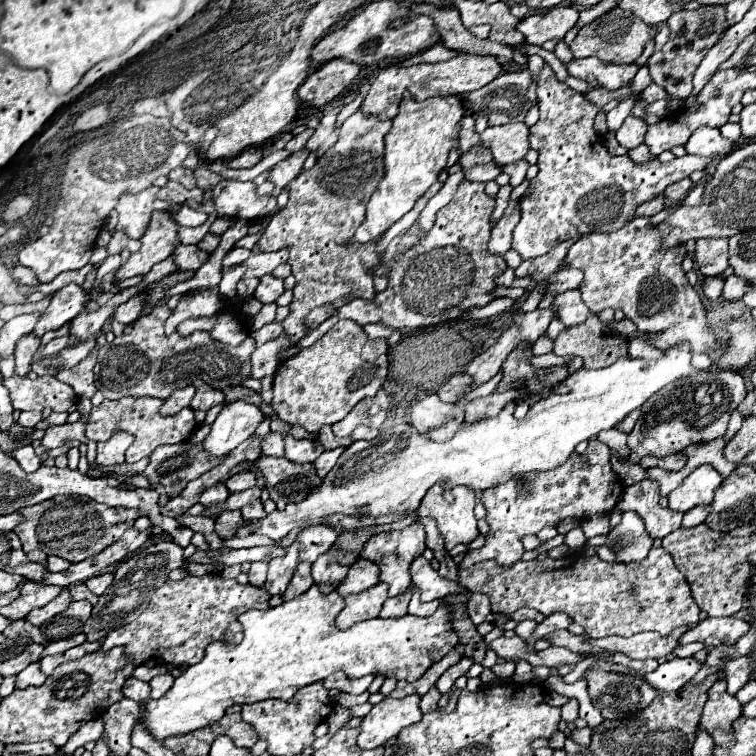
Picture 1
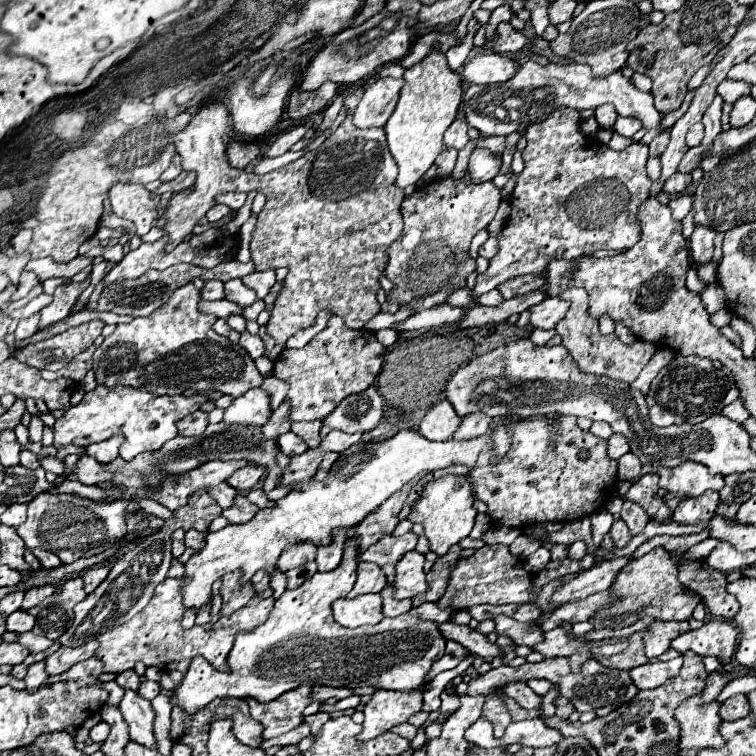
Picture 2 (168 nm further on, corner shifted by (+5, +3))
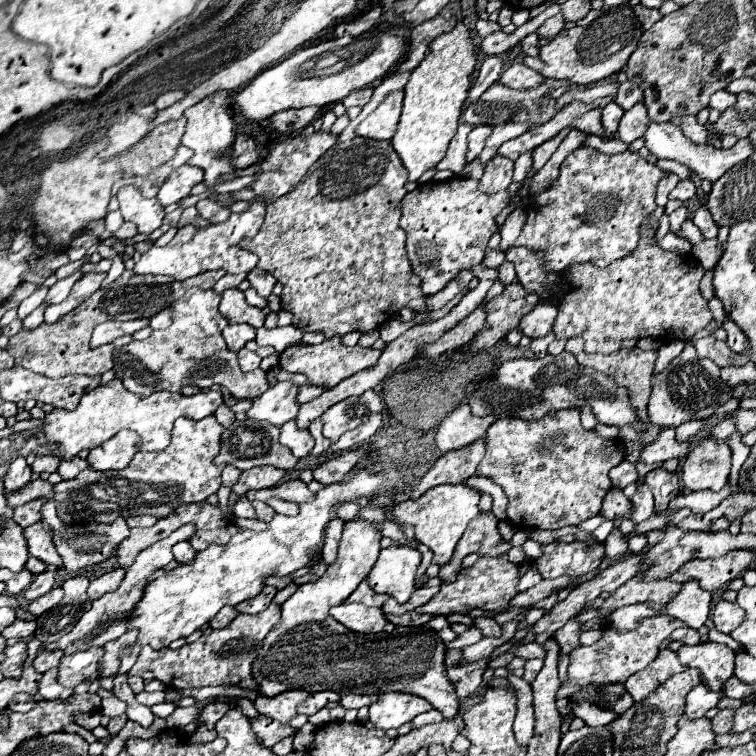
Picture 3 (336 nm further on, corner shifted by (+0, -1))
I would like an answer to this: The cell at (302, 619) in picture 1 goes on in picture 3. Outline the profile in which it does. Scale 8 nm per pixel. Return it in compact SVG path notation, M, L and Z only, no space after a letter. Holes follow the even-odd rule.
M396 492L380 494L370 500L368 506L360 508L358 516L350 522L346 522L340 548L338 548L338 558L336 564L330 564L328 570L324 572L322 578L316 582L308 582L298 586L298 590L282 604L282 616L280 622L268 632L268 636L262 642L262 648L258 652L256 662L252 664L252 674L254 680L260 684L260 692L264 696L276 696L280 692L292 690L292 688L302 688L306 692L318 692L318 690L334 690L334 692L352 692L354 694L380 694L380 692L408 692L416 694L420 698L426 698L446 720L452 720L458 714L460 700L456 696L454 684L448 680L444 672L444 654L446 646L436 636L436 632L428 628L416 628L416 626L398 626L394 628L392 634L356 634L336 622L330 616L330 608L344 602L354 588L368 576L372 566L378 560L378 546L382 540L380 534L380 524L386 520L386 512L394 502Z

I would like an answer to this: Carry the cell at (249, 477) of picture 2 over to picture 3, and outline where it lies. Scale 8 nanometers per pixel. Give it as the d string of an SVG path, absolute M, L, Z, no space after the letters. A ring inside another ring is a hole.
M260 466L260 468L250 468L246 472L242 472L238 484L232 488L234 494L242 496L248 490L260 490L260 488L270 488L282 482L284 478L284 470L278 470L274 466Z

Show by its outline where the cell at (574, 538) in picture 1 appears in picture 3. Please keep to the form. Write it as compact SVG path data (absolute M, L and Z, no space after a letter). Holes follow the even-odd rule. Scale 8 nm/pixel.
M480 512L480 516L476 516L476 520L468 524L468 532L464 532L464 536L460 538L450 564L440 568L440 578L444 580L444 584L456 580L456 572L464 556L472 552L484 554L484 556L500 556L502 552L510 550L512 544L502 544L500 540L498 521L492 512Z

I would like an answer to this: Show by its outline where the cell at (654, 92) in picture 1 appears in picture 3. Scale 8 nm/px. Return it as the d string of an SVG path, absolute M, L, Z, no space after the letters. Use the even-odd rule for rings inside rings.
M626 80L626 82L622 82L622 84L620 84L618 94L616 94L616 98L614 98L614 100L616 100L624 110L628 110L628 108L632 108L636 102L644 100L644 94L642 94L642 90L640 90L634 82Z

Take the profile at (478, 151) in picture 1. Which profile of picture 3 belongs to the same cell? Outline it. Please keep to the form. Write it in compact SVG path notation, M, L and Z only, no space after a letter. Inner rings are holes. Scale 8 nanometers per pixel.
M494 156L484 170L478 190L484 194L494 194L494 192L506 190L508 184L512 182L512 168L514 168L514 162L510 158Z

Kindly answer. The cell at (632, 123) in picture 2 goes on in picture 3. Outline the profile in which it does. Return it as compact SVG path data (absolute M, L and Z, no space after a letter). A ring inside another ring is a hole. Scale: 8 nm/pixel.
M638 102L638 104L634 104L630 110L624 112L616 136L618 136L622 142L630 144L630 142L634 142L636 138L640 138L640 136L648 130L648 124L650 124L650 122L652 122L652 120L650 120L650 116L648 116L648 110L644 108L644 102Z

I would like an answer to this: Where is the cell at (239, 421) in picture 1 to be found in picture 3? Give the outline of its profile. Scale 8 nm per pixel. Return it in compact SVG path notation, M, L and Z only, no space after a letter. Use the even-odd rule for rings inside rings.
M278 382L268 388L262 396L258 396L252 408L246 412L252 420L266 420L274 426L282 426L296 418L300 404L296 400L298 386L292 382Z

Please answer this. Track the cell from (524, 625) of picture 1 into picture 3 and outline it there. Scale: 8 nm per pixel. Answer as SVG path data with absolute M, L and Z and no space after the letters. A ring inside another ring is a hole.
M480 616L480 618L474 618L472 620L472 626L478 628L482 632L482 636L494 636L498 638L502 634L502 628L498 626L498 622L494 622L492 618L488 616Z

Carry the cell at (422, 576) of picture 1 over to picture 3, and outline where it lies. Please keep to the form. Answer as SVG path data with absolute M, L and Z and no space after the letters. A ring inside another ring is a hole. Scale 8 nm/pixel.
M390 546L382 548L378 562L368 574L370 588L378 594L394 596L404 604L410 594L416 590L414 578L420 566L420 552L408 546Z

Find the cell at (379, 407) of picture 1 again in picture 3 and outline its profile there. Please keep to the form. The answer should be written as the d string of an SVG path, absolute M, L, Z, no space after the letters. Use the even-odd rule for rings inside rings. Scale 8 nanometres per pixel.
M368 390L362 396L352 396L326 410L322 416L322 432L330 442L338 442L344 432L354 430L356 426L366 422L372 412L382 412L382 402L374 390Z

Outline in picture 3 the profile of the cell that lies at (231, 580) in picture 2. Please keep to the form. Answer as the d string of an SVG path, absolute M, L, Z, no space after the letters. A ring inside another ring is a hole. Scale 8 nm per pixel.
M224 606L224 608L208 622L208 626L210 626L210 628L224 628L224 626L228 626L236 616L238 616L238 612L236 612L234 606Z

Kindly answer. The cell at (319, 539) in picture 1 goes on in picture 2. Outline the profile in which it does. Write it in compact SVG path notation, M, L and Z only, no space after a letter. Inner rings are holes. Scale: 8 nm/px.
M303 542L303 544L291 544L291 546L287 546L283 550L283 556L279 556L277 568L281 572L287 572L287 570L291 570L295 566L311 562L311 560L315 560L315 550L317 550L315 544L307 544L307 542Z

